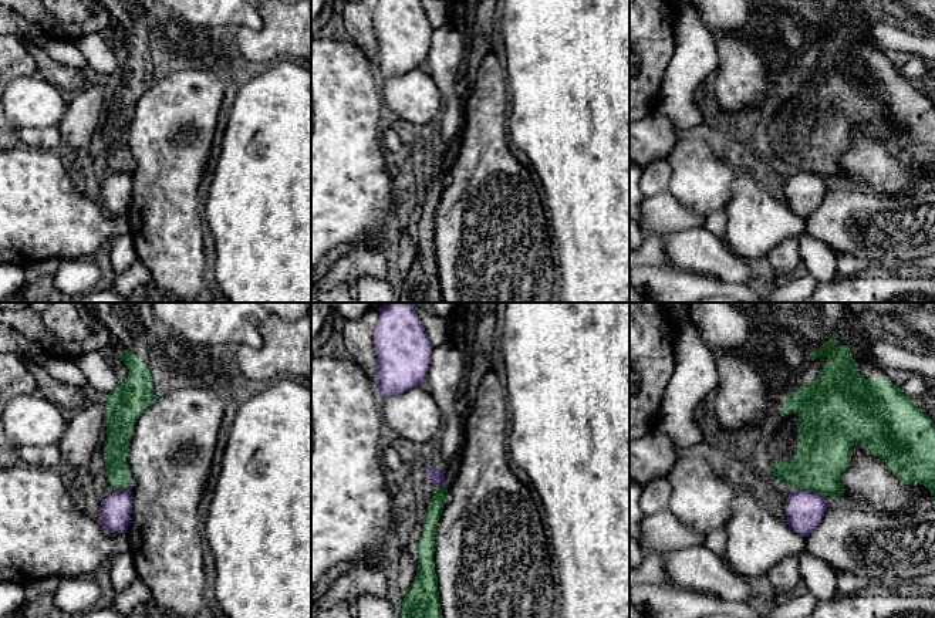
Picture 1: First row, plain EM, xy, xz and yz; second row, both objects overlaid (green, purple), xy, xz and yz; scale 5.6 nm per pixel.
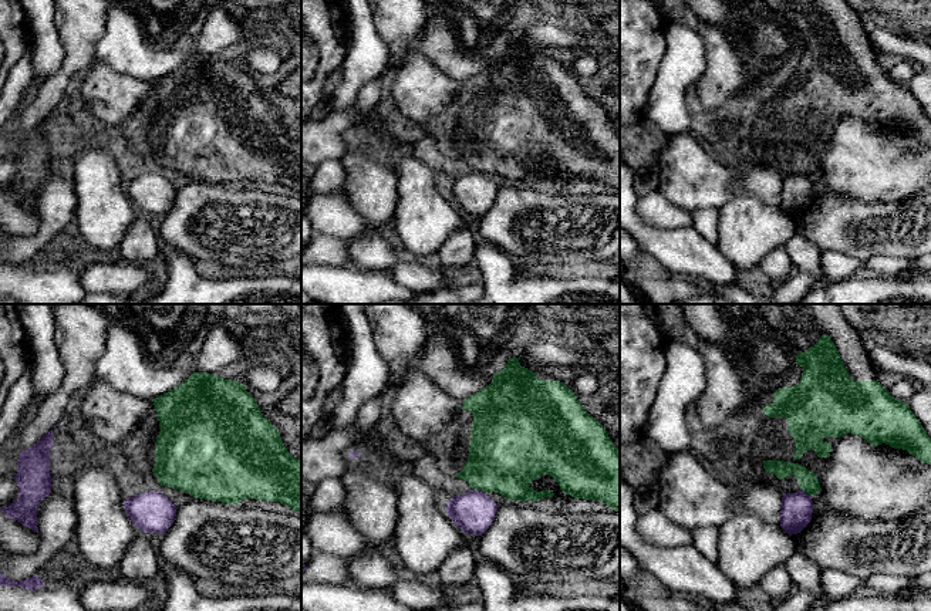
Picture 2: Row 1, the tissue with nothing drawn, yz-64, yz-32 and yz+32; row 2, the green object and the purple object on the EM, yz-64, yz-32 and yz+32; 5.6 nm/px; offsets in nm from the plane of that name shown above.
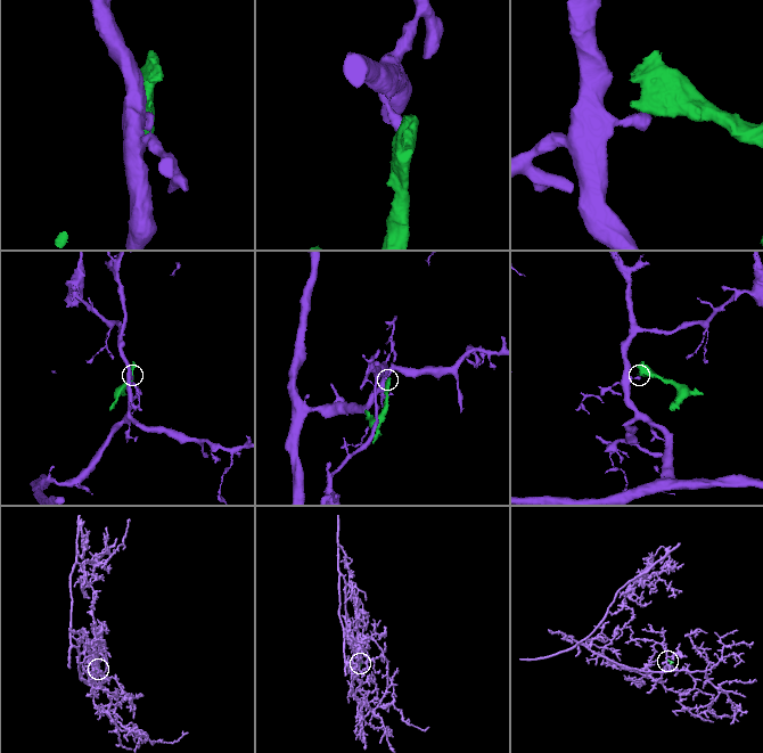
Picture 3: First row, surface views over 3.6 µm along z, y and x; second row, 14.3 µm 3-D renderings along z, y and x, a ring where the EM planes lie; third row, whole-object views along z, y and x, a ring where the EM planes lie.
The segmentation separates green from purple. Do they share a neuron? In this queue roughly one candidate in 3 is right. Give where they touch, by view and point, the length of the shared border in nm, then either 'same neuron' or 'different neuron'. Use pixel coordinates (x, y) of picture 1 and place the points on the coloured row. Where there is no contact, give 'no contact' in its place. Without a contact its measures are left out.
meets green in yz at (810, 489); contact 160 nm long; different neuron

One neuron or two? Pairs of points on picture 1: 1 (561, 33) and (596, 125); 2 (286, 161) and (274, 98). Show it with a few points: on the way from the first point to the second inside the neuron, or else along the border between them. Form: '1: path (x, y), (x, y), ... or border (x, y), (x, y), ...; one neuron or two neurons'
1: path (584, 56), (596, 67), (596, 102); one neuron
2: path (286, 145), (286, 114); one neuron

